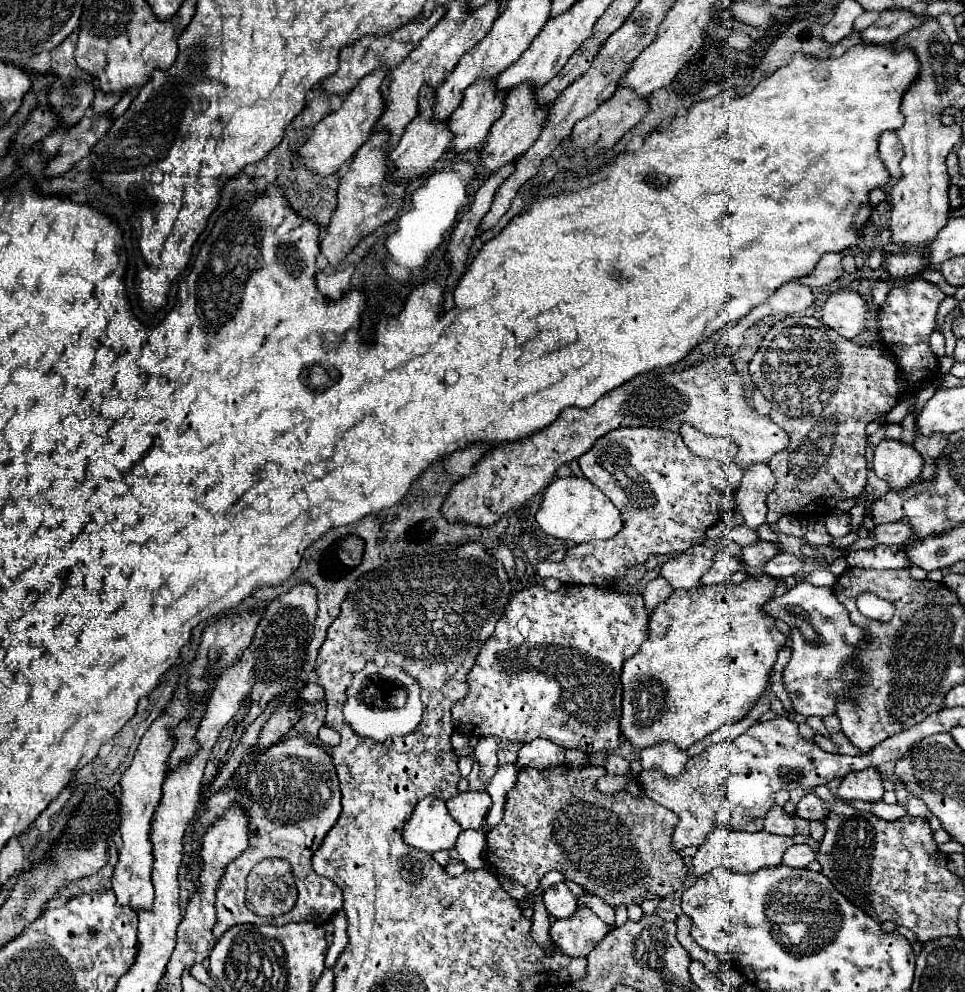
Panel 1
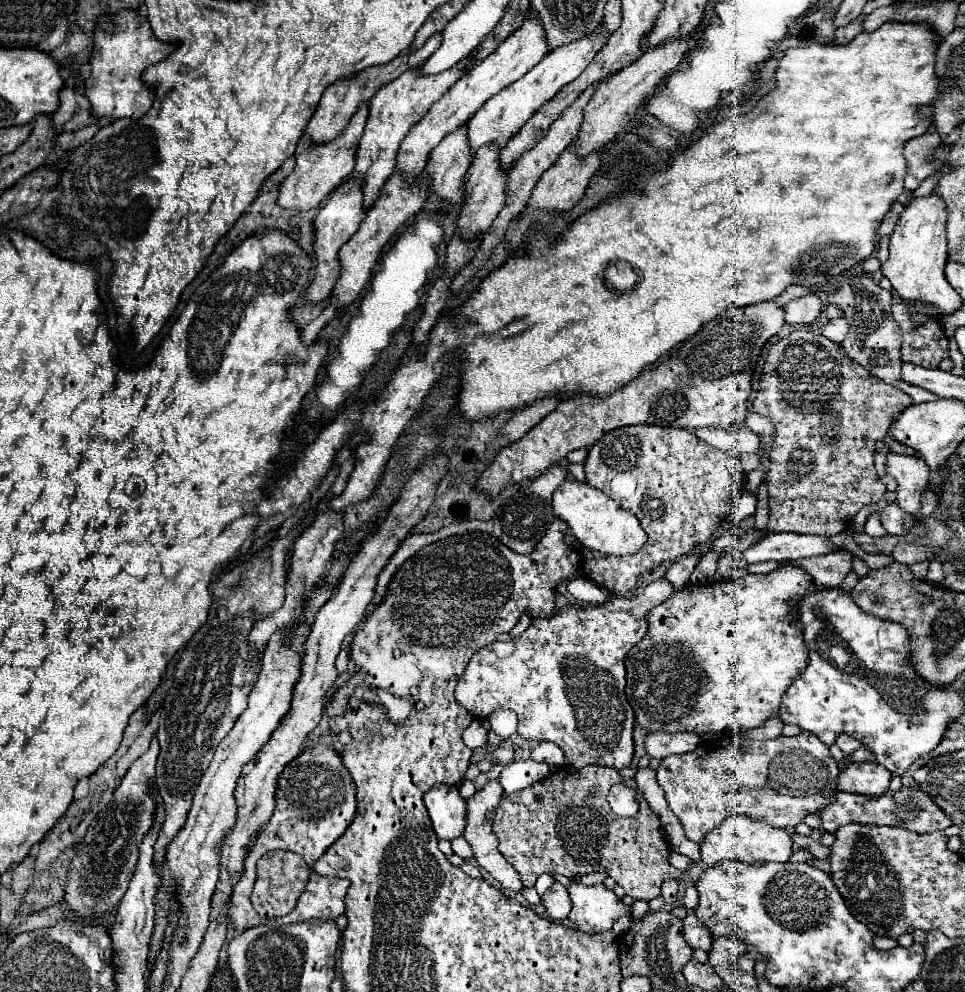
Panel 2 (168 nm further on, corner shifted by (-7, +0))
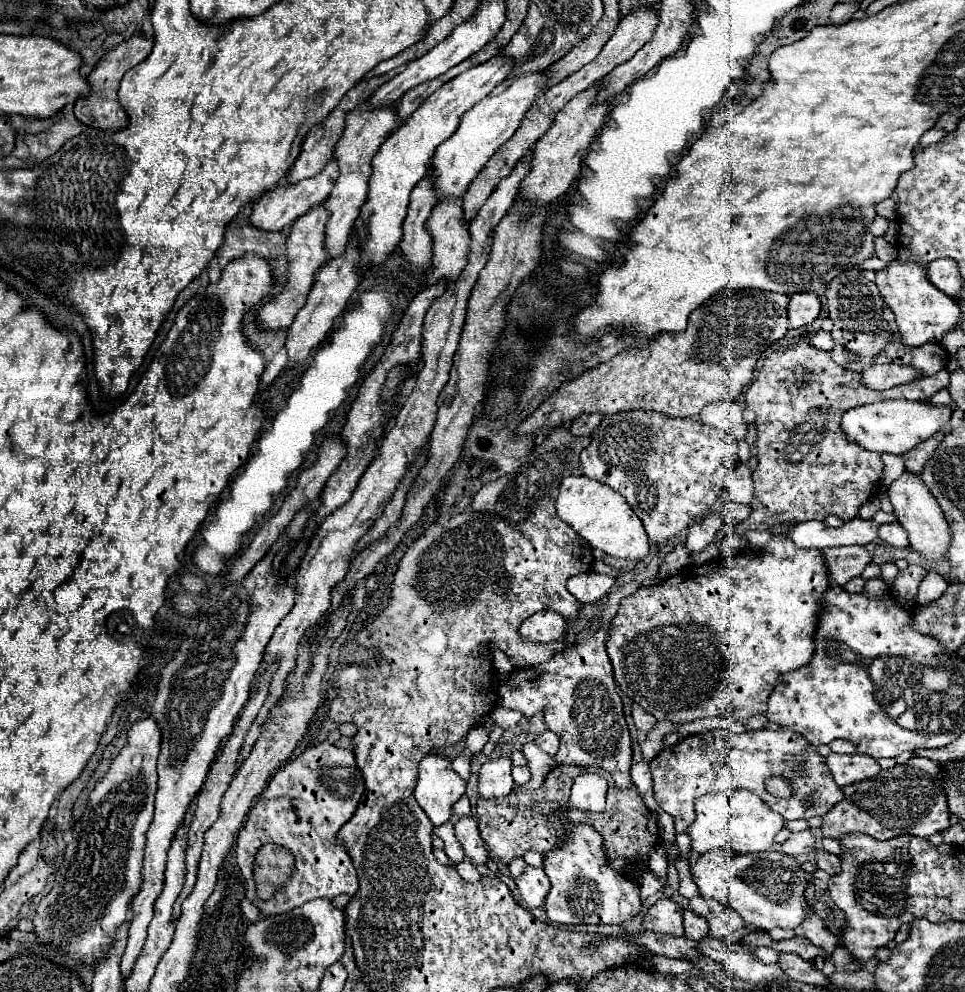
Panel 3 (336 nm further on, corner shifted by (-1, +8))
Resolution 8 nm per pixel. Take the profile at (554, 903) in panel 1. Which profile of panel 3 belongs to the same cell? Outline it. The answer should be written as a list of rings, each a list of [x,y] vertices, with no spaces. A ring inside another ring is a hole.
[[[527,867],[527,871],[515,879],[519,893],[523,897],[523,901],[527,903],[527,907],[543,907],[545,899],[551,891],[551,881],[549,877],[545,877],[543,869],[535,869],[535,867]]]

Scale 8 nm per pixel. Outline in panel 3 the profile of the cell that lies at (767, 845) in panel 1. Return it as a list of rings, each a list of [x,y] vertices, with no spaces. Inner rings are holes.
[[[739,789],[737,793],[715,793],[697,799],[695,805],[697,819],[687,829],[691,837],[691,849],[705,853],[709,849],[733,849],[741,853],[759,853],[769,851],[775,835],[783,827],[779,813],[773,813],[755,793]]]

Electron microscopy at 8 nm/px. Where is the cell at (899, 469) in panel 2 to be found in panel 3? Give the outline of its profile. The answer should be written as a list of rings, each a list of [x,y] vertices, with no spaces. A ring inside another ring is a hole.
[[[903,471],[899,479],[895,479],[889,485],[889,501],[895,507],[897,521],[905,527],[909,535],[909,543],[913,549],[917,549],[925,559],[939,561],[945,555],[945,549],[949,547],[949,525],[941,513],[941,507],[929,493],[927,485],[921,483],[921,477],[911,471]]]

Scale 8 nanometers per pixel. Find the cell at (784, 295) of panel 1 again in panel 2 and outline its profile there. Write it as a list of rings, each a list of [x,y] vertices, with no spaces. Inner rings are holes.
[[[805,295],[785,305],[785,321],[789,325],[809,325],[823,311],[823,303],[817,295]]]

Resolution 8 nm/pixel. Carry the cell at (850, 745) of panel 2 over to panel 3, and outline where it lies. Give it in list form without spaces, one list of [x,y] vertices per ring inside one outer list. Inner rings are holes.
[[[835,739],[835,741],[829,743],[829,747],[835,753],[855,753],[855,745],[851,741],[847,741],[847,739]]]

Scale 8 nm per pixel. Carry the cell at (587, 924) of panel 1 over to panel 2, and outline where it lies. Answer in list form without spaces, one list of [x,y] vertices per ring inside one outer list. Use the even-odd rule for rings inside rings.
[[[575,879],[569,887],[571,897],[571,913],[567,919],[575,923],[575,927],[583,933],[603,933],[613,927],[613,919],[629,915],[629,907],[621,903],[621,899],[607,889],[603,883],[599,885],[583,885]]]

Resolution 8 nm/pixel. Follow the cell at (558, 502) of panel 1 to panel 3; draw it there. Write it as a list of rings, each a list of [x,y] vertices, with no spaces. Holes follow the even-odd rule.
[[[585,475],[565,477],[559,485],[555,509],[557,515],[565,523],[569,523],[593,549],[631,561],[639,561],[649,553],[649,539],[641,525],[641,519],[637,519],[637,515],[617,491],[595,479],[589,479]]]

